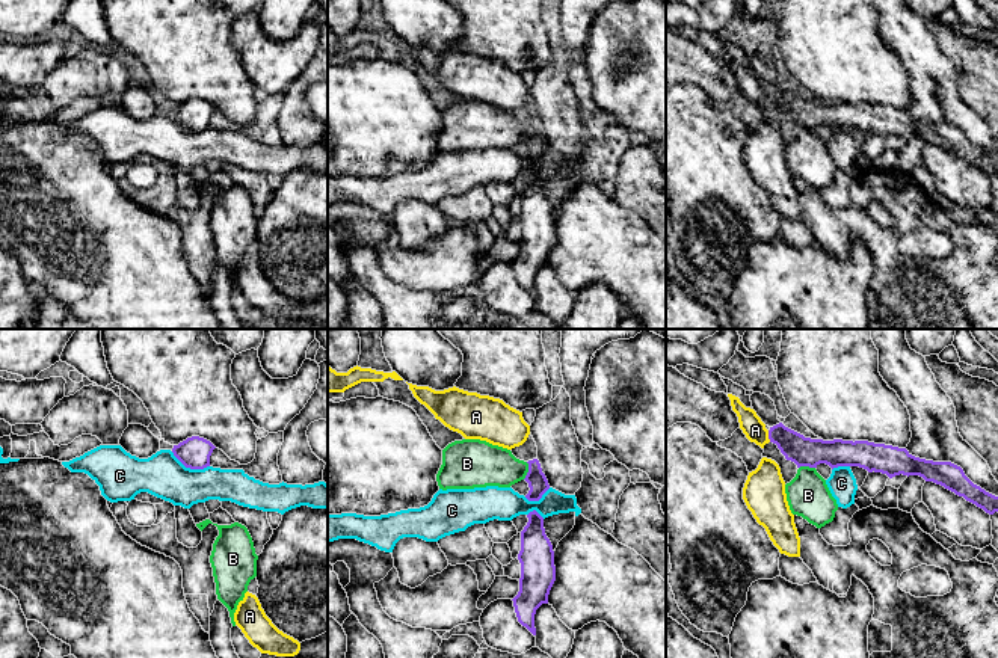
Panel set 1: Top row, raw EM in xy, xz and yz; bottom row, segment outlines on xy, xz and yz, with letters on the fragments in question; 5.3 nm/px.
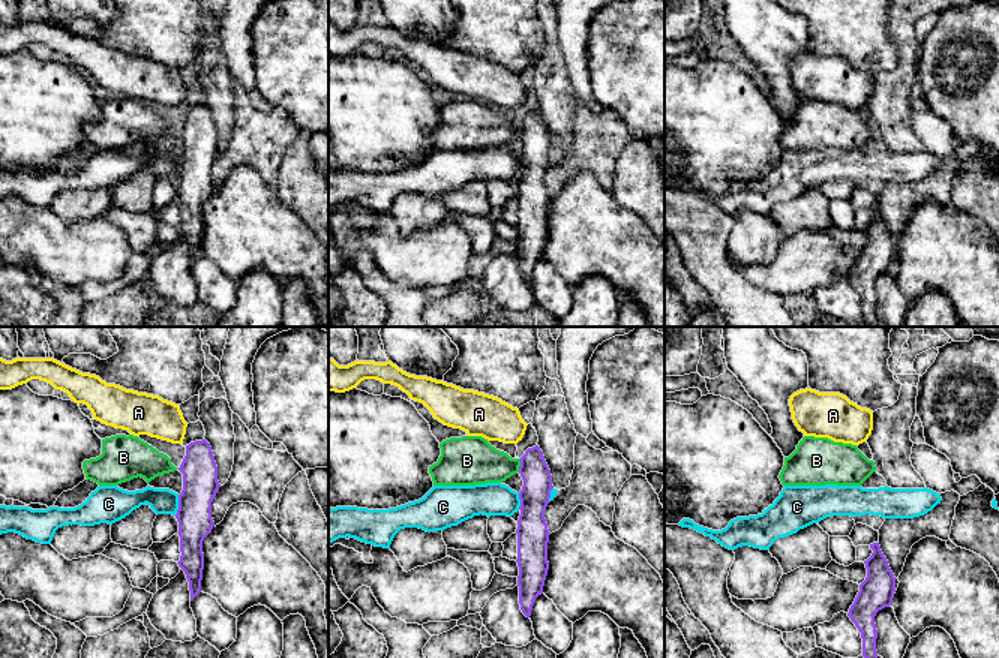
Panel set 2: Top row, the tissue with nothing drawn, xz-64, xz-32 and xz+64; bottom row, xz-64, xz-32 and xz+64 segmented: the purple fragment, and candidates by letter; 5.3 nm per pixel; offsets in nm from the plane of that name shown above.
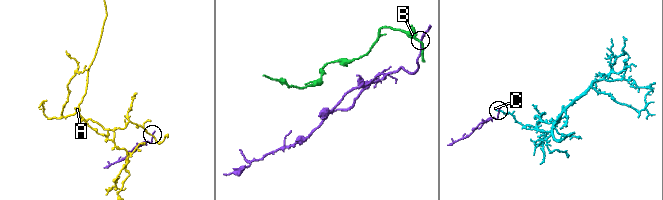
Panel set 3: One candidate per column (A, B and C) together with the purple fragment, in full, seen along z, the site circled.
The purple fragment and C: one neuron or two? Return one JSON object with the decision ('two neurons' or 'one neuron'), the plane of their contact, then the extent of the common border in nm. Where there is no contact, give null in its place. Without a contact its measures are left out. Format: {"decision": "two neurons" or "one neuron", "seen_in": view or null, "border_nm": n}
{"decision": "two neurons", "seen_in": "xy", "border_nm": 220}

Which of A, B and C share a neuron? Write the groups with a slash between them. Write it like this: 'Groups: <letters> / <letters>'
Groups: A / B / C

